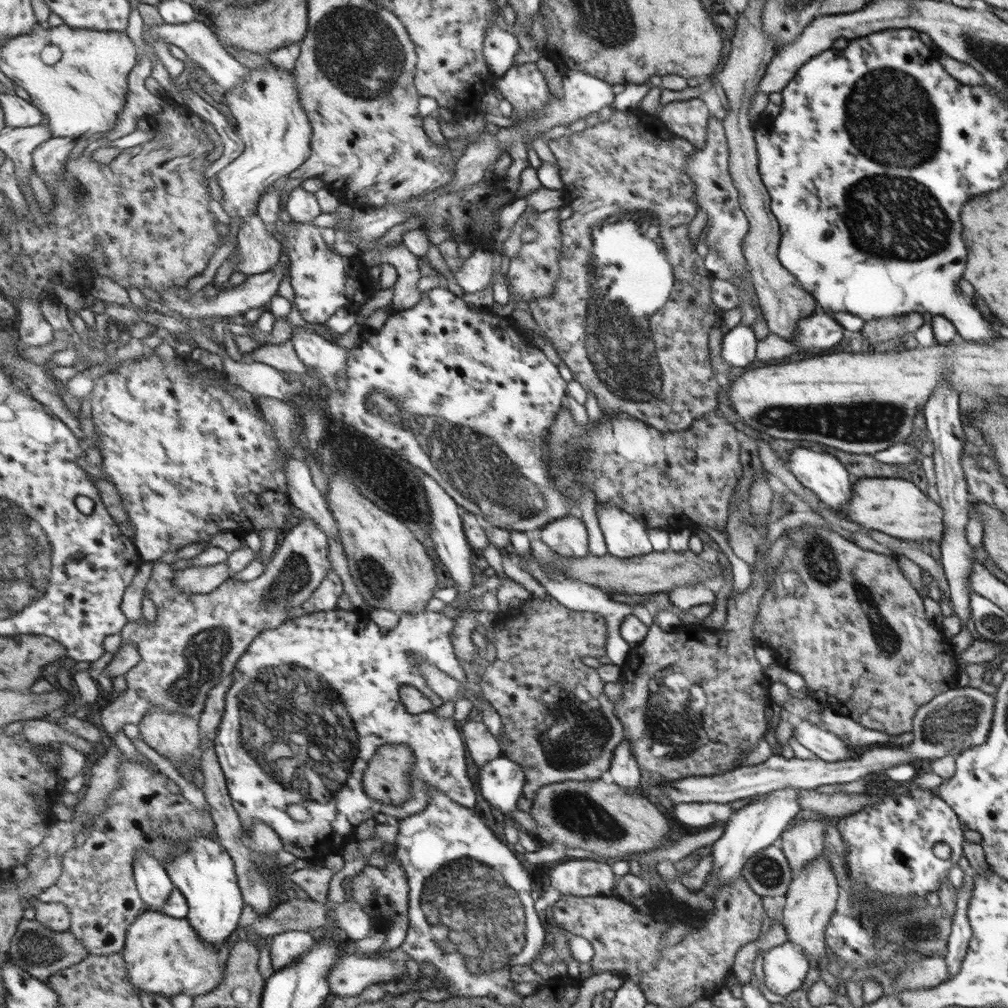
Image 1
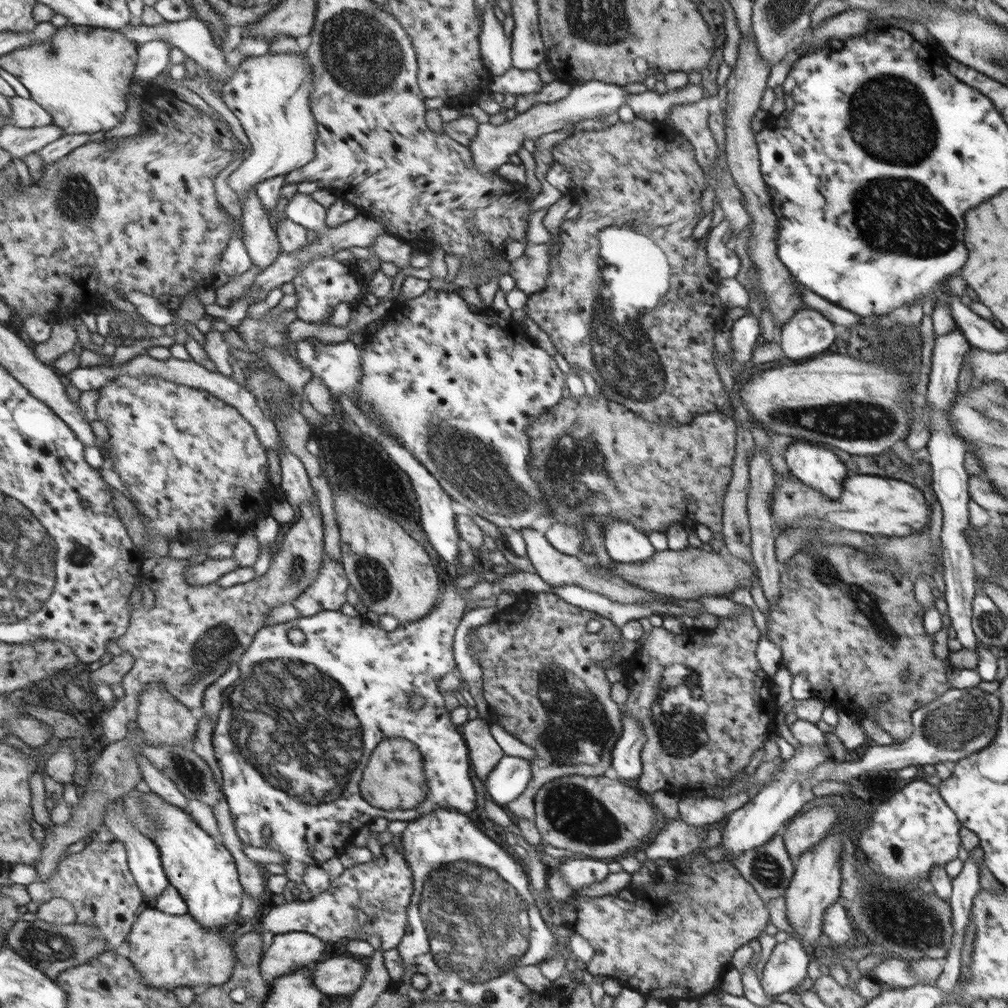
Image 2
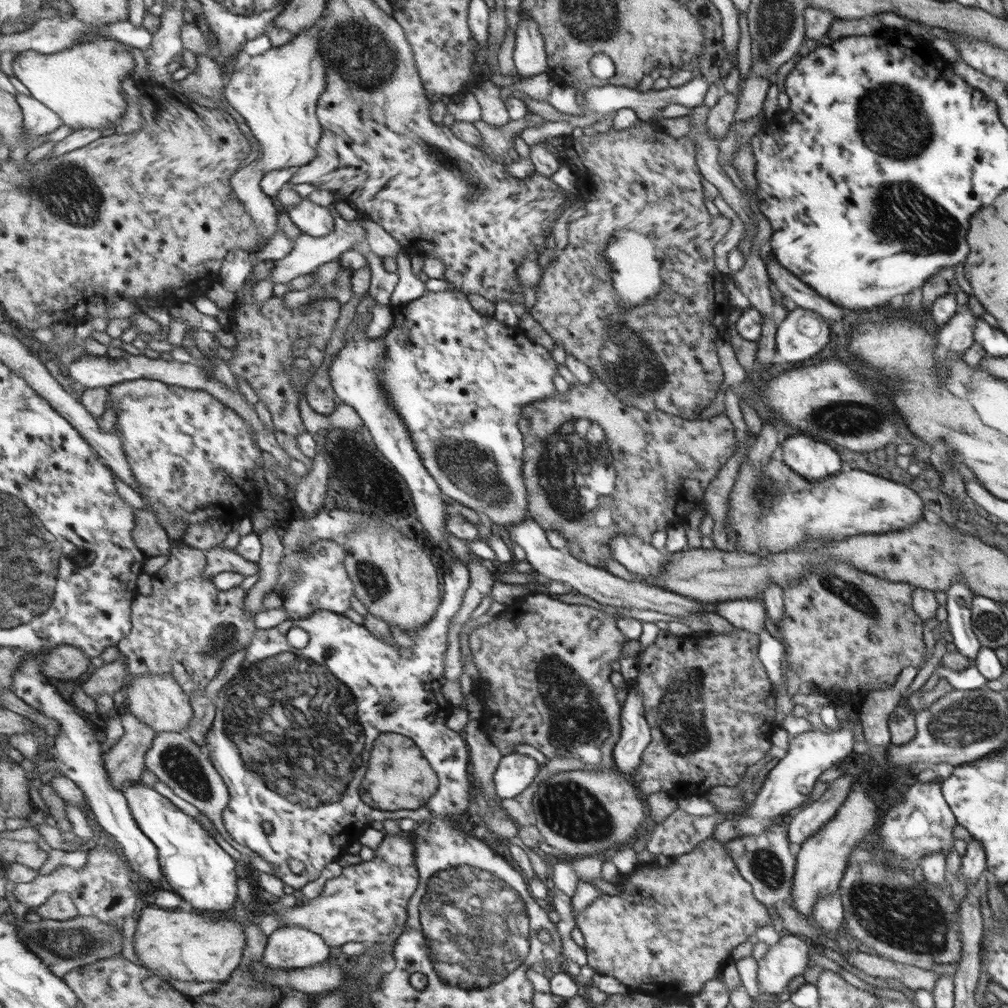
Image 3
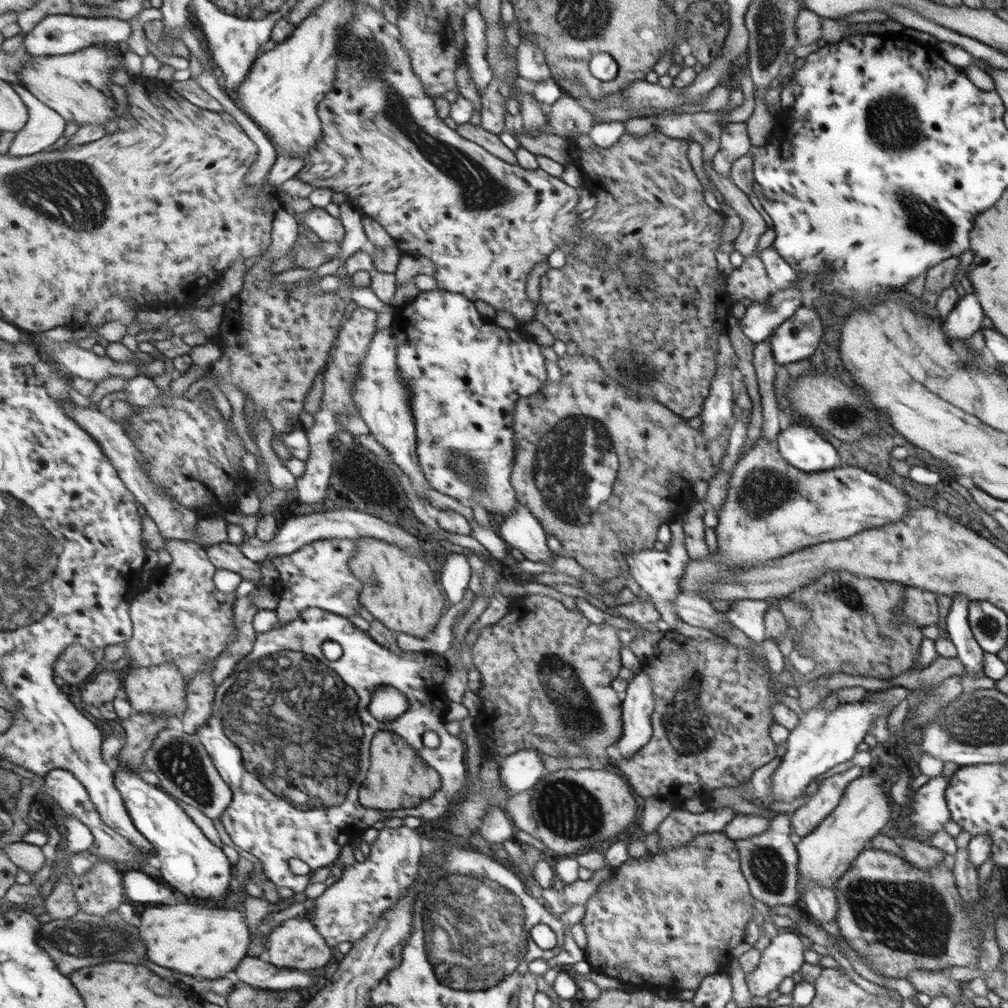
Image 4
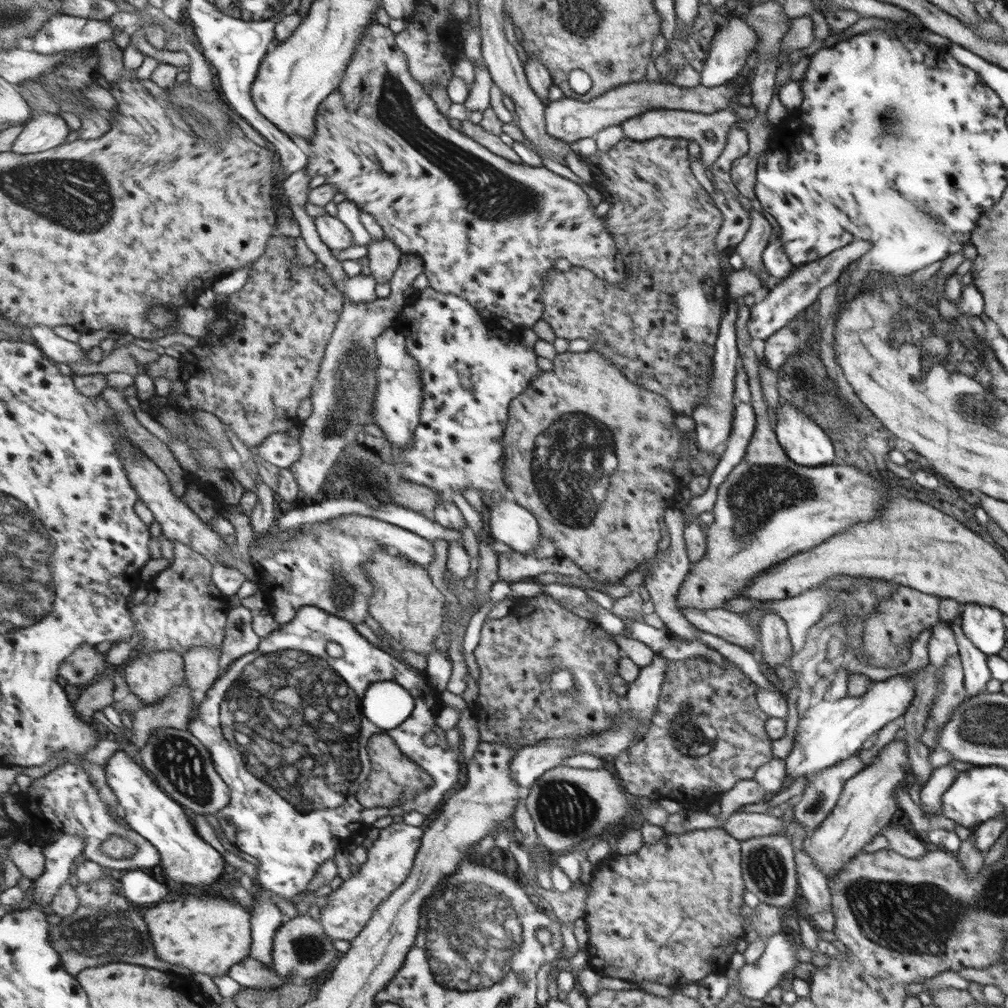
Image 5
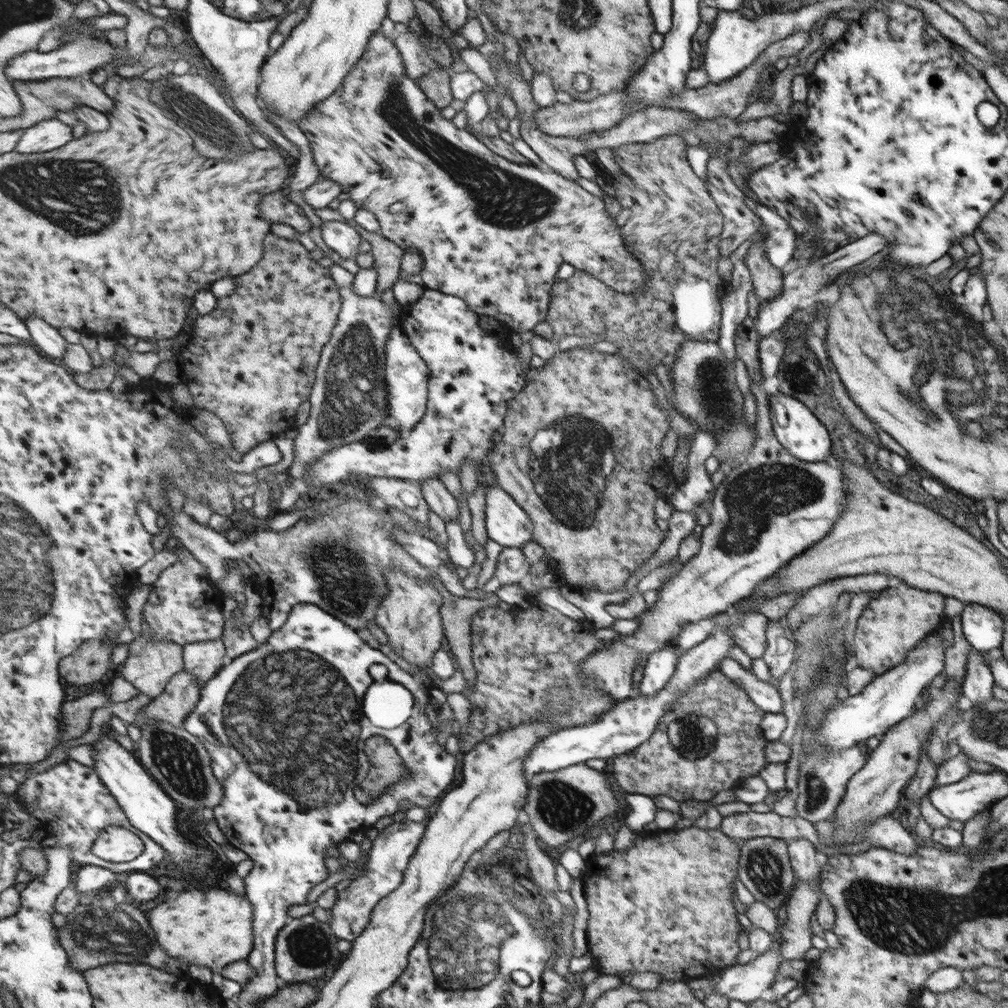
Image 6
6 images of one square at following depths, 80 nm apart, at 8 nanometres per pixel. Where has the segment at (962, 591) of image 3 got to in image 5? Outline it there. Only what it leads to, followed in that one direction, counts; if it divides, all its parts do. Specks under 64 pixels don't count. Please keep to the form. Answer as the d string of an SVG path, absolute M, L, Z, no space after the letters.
M961 613L954 621L950 622L951 630L956 638L959 650L958 659L963 668L962 684L968 690L969 697L986 692L986 686L990 683L990 670L987 666L988 655L980 651L962 631Z

